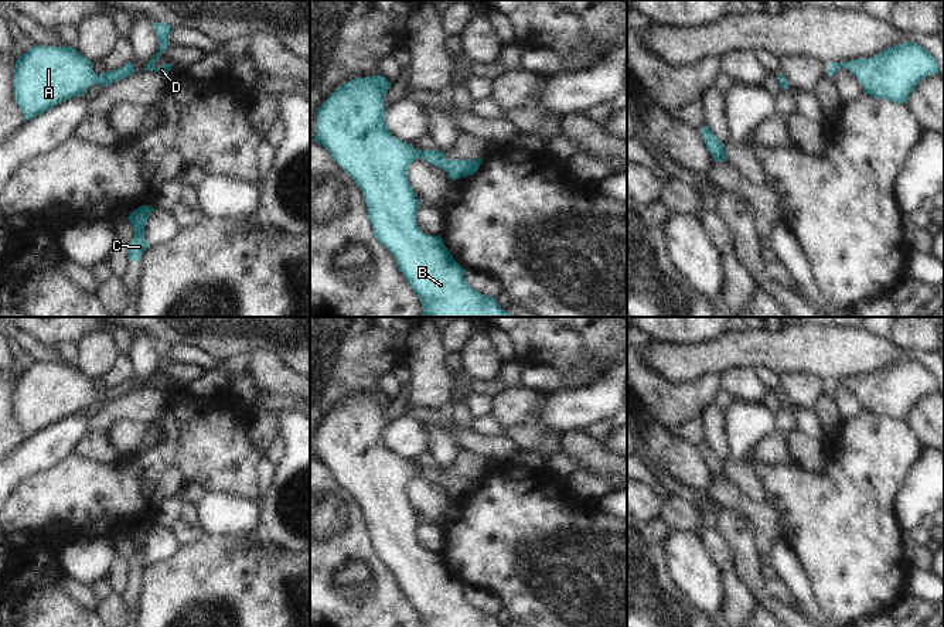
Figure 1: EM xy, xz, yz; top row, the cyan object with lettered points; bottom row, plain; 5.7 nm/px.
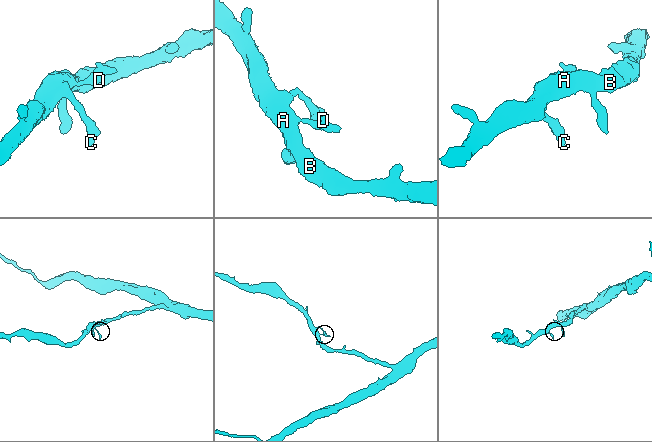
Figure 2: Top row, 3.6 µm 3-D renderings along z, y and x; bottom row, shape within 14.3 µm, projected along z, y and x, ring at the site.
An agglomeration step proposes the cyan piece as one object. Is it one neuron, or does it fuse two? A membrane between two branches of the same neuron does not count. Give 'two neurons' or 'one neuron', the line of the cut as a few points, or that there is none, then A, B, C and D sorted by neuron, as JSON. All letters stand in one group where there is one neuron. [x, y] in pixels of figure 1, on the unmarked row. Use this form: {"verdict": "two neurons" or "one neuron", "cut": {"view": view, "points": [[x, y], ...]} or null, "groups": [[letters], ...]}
{"verdict": "one neuron", "cut": null, "groups": [["A", "B", "C", "D"]]}

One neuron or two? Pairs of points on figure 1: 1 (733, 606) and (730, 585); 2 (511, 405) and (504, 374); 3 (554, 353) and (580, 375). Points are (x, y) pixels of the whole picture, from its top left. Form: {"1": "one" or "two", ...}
{"1": "one", "2": "two", "3": "one"}

